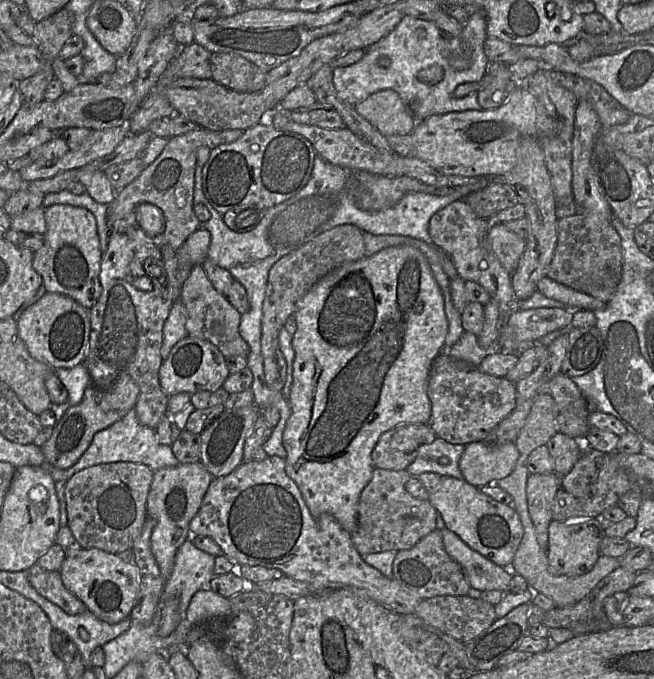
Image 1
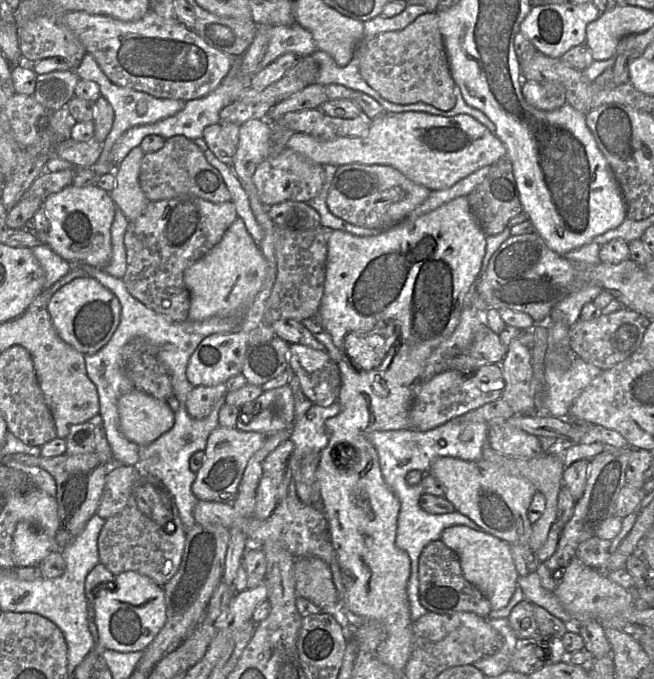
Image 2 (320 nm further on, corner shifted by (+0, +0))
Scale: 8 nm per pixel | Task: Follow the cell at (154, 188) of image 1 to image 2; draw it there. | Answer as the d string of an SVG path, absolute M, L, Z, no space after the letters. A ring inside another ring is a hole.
M190 194L172 199L150 201L138 218L129 221L124 235L127 270L122 280L129 293L146 307L173 321L189 320L190 293L184 282L184 272L220 242L227 229L237 218L236 208L232 201L213 203Z

